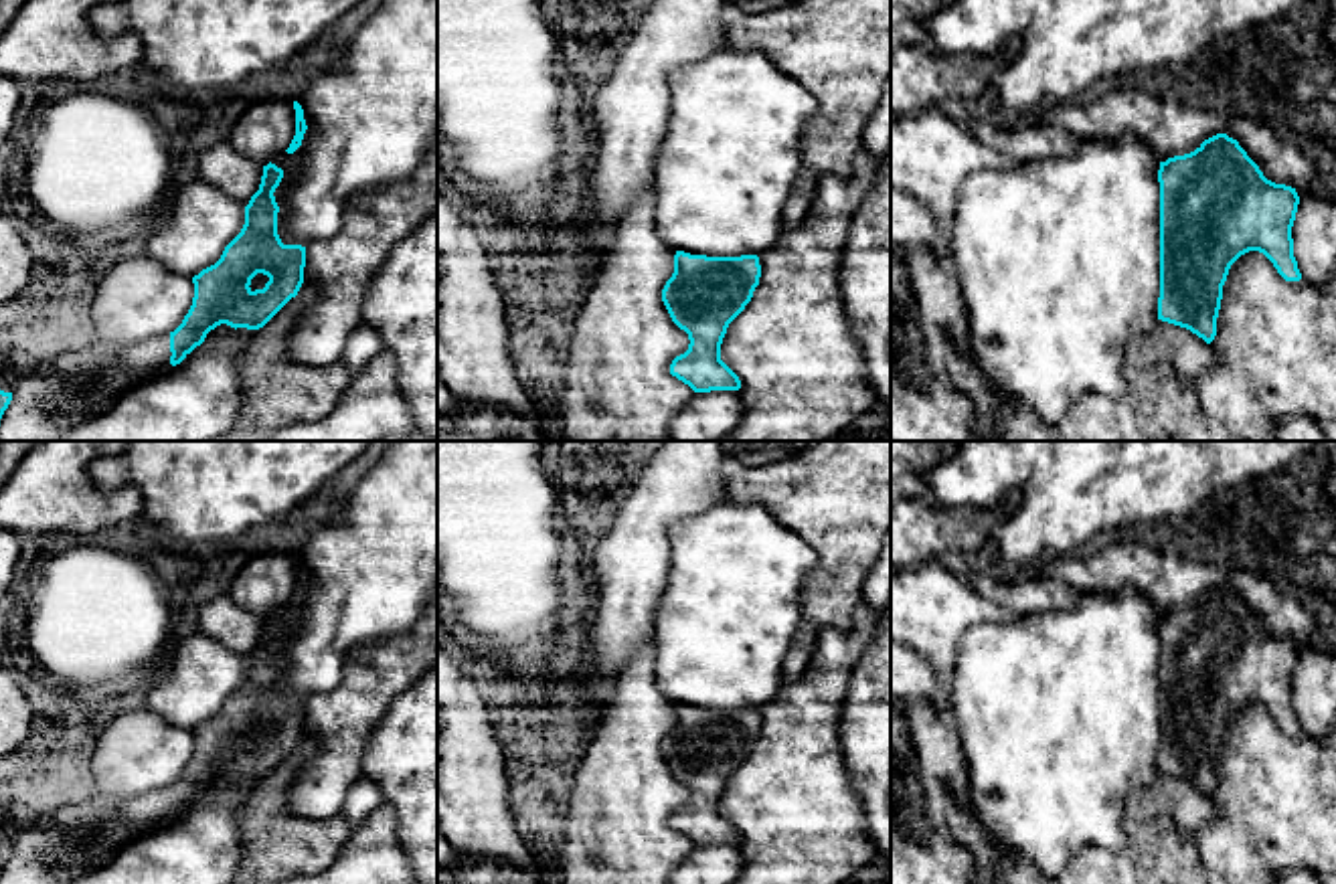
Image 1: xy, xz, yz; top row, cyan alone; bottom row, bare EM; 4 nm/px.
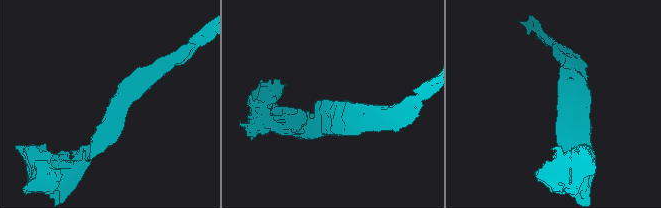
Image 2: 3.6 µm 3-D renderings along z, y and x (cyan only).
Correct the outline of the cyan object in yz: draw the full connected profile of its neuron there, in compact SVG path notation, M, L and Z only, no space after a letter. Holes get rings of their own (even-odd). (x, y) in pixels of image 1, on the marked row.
M1217 134L1194 152L1160 162L1158 182L1158 320L1186 328L1210 344L1229 269L1249 251L1263 253L1285 281L1302 279L1291 239L1300 196L1296 188L1267 180L1237 140Z

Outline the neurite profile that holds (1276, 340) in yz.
M1259 251L1241 255L1229 269L1217 318L1217 336L1208 344L1217 364L1192 380L1202 409L1243 441L1271 441L1275 423L1285 417L1308 417L1336 423L1336 275L1318 287L1285 281Z

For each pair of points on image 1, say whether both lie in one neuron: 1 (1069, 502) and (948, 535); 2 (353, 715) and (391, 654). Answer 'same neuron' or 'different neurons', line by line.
1: different neurons
2: same neuron

